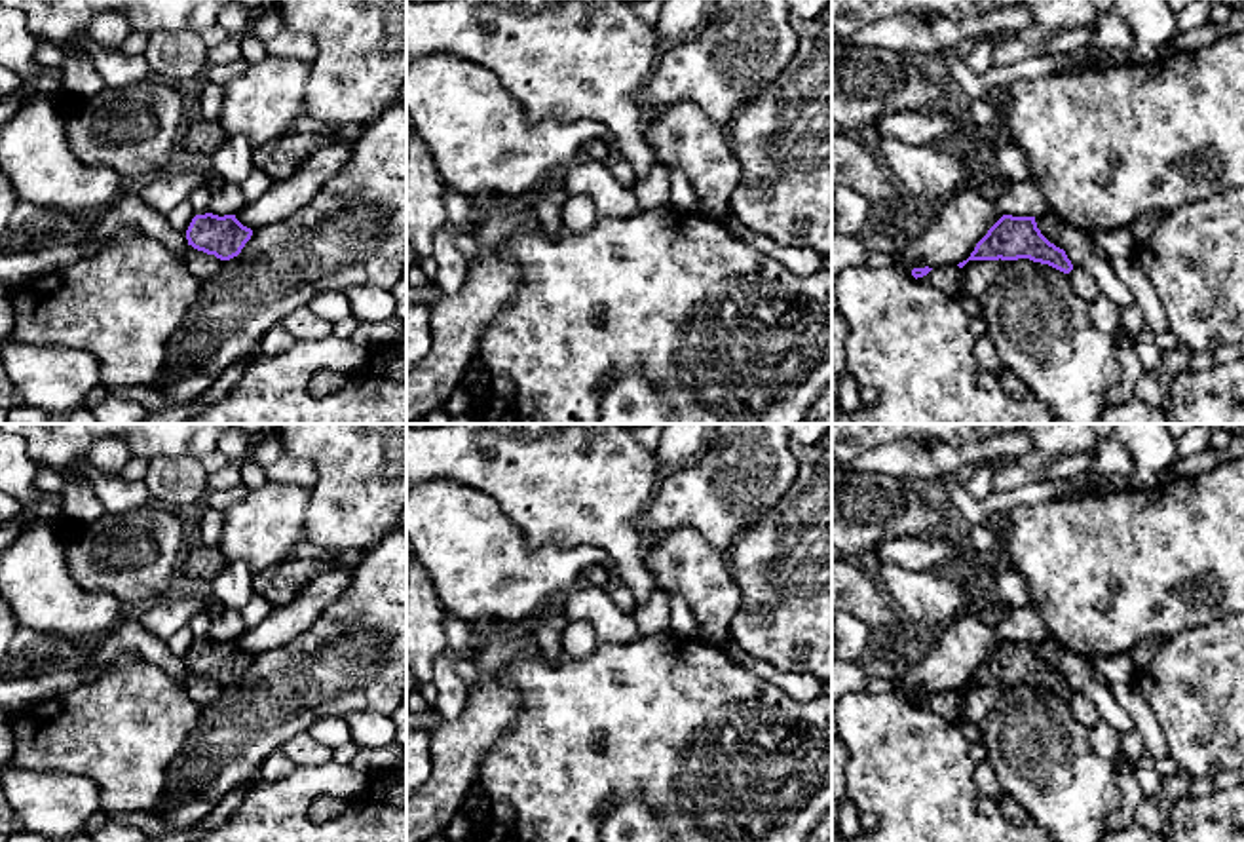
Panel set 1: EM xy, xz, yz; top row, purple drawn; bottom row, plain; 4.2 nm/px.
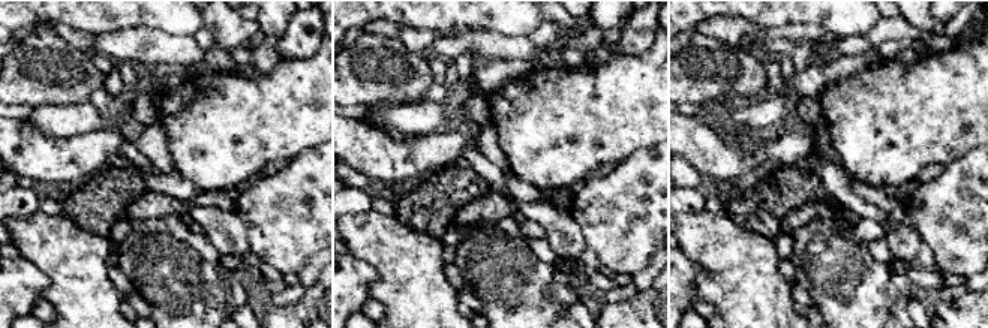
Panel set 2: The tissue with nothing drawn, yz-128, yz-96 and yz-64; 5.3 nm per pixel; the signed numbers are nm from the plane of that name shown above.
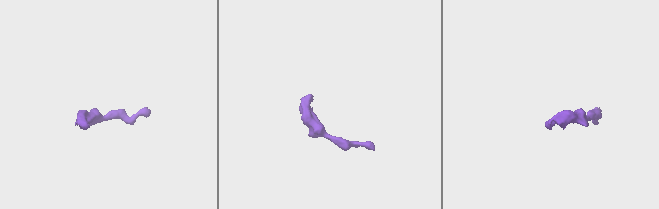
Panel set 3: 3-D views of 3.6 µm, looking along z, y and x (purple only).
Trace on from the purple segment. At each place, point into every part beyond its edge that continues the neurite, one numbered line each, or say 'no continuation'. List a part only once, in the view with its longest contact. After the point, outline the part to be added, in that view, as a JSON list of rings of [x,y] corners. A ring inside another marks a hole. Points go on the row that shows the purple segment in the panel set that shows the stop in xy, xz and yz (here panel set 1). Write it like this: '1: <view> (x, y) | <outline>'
1: yz (946, 278) | [[[955,264],[936,266],[927,276],[927,283],[959,298],[963,295],[961,270]]]

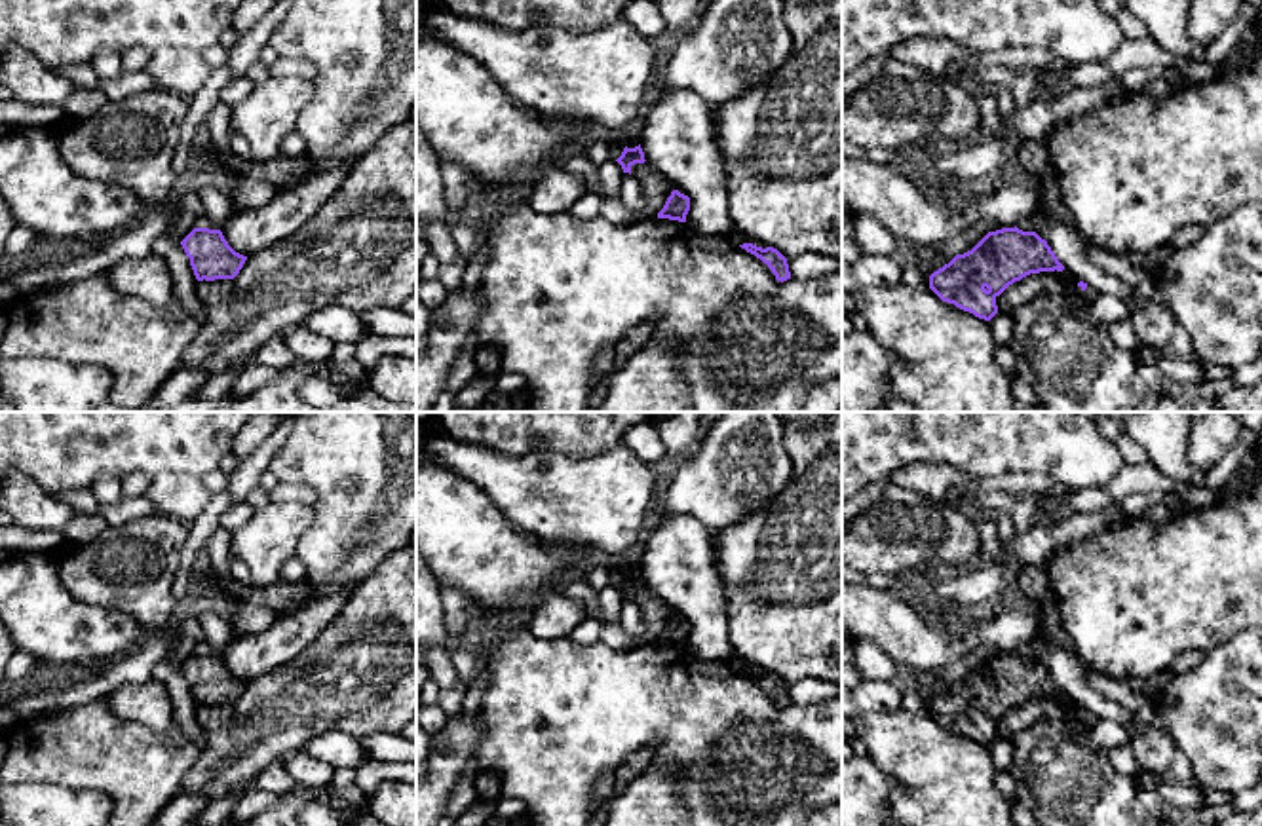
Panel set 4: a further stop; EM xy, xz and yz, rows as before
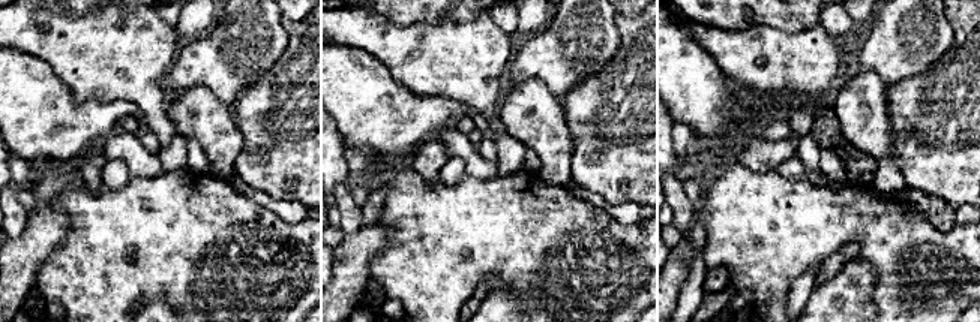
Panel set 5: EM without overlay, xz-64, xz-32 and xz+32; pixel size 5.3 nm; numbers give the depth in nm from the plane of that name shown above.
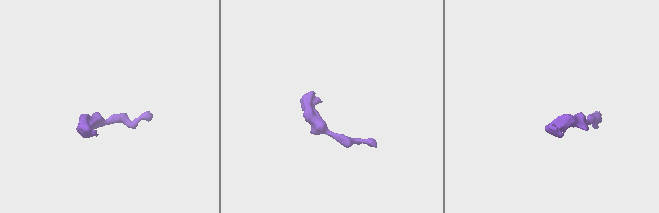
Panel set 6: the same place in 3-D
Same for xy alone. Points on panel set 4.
no continuation

